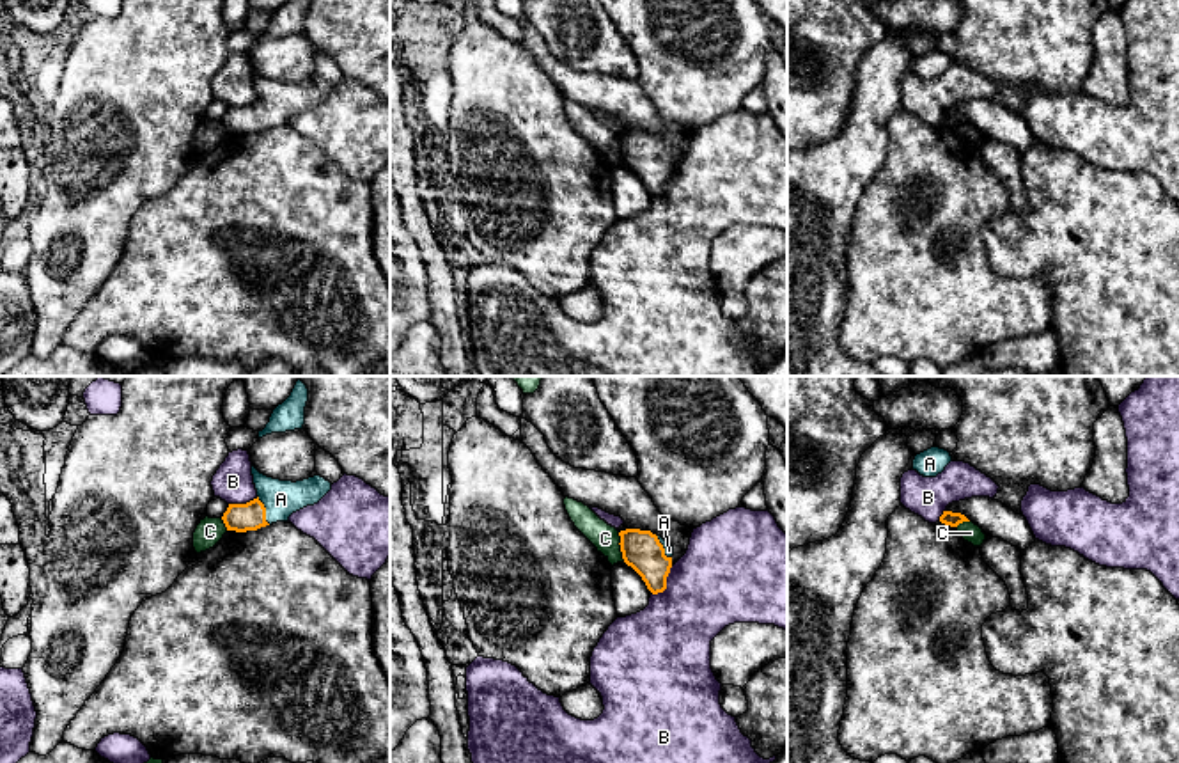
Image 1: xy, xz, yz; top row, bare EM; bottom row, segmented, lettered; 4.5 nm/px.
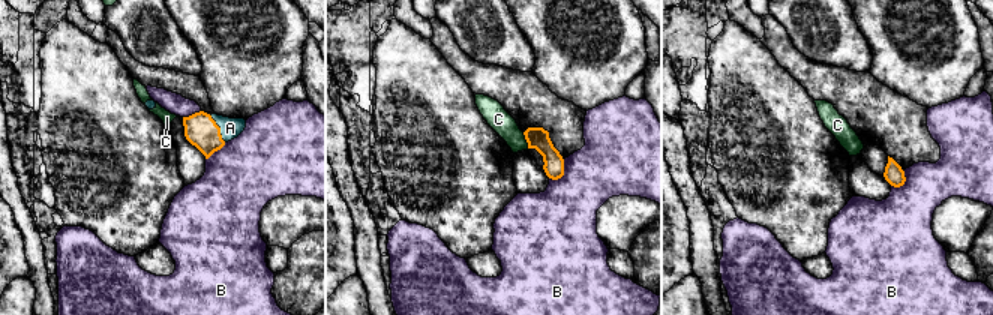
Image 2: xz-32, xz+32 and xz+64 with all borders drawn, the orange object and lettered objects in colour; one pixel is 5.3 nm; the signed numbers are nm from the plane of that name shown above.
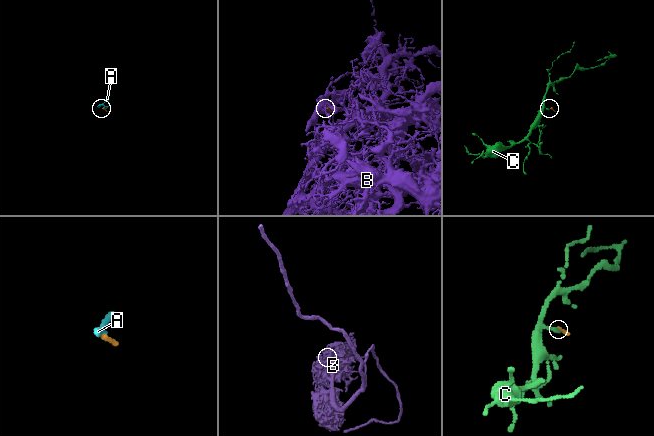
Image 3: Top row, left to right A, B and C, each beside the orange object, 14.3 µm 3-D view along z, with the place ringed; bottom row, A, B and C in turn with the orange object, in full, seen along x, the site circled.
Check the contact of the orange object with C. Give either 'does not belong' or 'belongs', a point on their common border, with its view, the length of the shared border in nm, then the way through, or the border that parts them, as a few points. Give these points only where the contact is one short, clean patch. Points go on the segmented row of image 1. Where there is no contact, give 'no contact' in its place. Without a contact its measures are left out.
does not belong; contact xz (621, 547); length 140 nm; border xz (617, 533), (624, 561)

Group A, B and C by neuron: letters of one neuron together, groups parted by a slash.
A / B / C

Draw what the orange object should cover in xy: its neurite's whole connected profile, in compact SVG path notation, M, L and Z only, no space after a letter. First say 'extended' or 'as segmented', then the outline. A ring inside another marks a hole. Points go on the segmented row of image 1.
extended; M254 465L252 476L257 497L246 504L229 504L222 516L227 531L246 532L287 522L293 513L317 504L332 490L332 483L321 476L280 481L261 474Z

